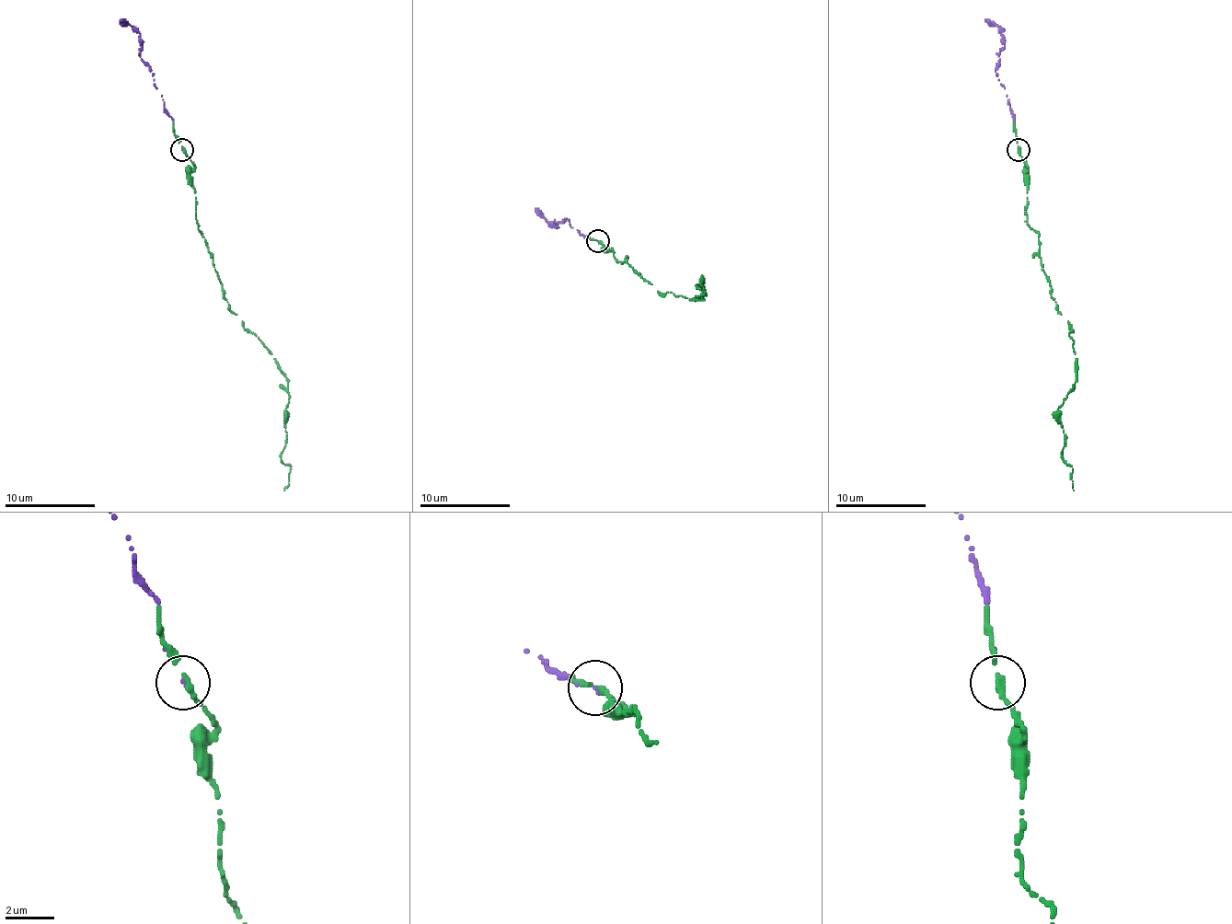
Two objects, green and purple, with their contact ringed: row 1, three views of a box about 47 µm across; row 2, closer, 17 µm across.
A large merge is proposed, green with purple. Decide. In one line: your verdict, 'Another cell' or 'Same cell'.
Same cell

